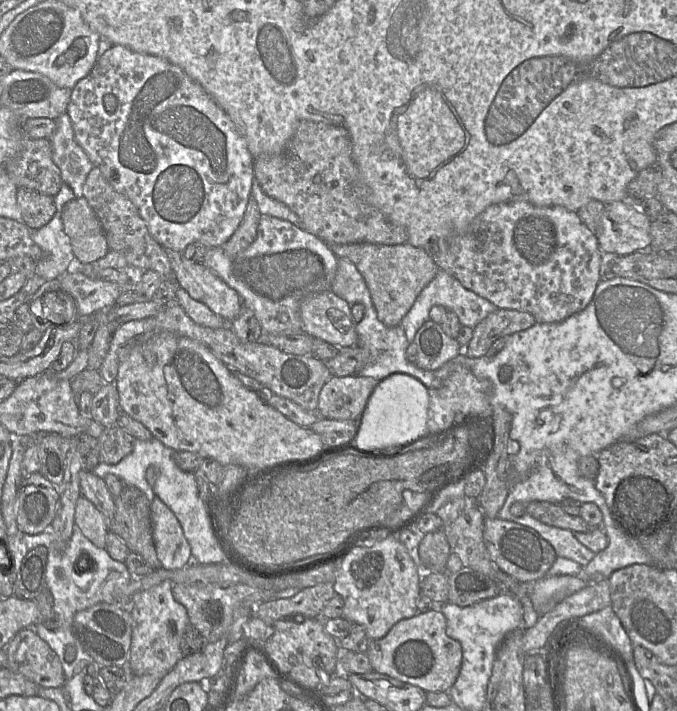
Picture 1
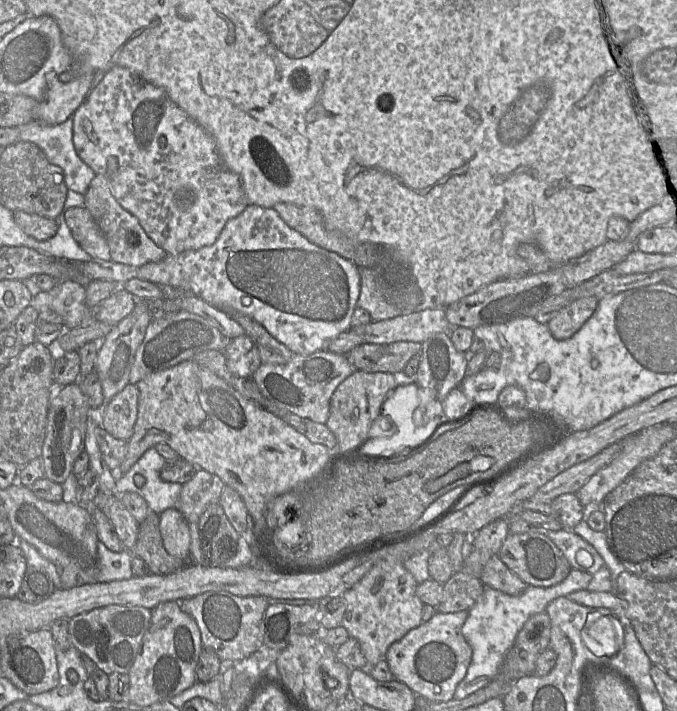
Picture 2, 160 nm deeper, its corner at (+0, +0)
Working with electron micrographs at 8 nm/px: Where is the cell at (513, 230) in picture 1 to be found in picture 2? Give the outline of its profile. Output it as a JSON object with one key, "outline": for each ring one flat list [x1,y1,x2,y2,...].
{"outline":[[584,297,573,301,560,310,547,326,557,340,566,340,577,333,593,315,599,300,596,297]]}

